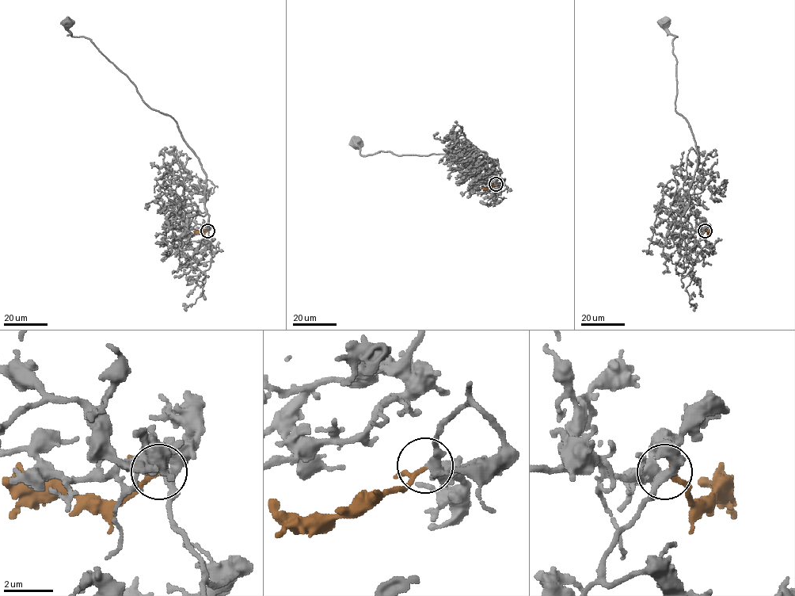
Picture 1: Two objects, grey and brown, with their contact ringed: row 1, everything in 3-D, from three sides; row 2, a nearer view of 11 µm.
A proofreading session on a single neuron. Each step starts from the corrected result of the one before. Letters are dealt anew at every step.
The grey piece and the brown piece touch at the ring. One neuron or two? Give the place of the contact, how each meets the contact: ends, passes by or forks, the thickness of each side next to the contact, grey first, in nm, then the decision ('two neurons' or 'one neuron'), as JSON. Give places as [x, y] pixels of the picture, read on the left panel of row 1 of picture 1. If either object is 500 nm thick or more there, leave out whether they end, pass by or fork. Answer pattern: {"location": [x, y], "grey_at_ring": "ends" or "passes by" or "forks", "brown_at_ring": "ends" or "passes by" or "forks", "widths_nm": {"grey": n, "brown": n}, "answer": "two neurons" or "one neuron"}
{"location": [207, 231], "grey_at_ring": "passes by", "brown_at_ring": "passes by", "widths_nm": {"grey": 360, "brown": 140}, "answer": "one neuron"}

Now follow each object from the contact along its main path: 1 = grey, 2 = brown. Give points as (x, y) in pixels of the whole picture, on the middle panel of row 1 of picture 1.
1: (496, 183), (501, 171), (496, 159), (495, 172), (484, 176), (448, 154), (362, 155), (355, 141)
2: (496, 184), (488, 189), (482, 187)

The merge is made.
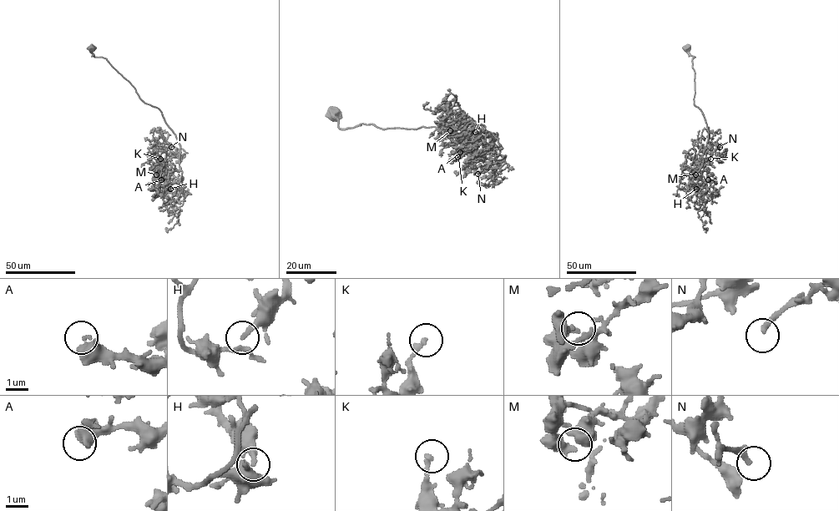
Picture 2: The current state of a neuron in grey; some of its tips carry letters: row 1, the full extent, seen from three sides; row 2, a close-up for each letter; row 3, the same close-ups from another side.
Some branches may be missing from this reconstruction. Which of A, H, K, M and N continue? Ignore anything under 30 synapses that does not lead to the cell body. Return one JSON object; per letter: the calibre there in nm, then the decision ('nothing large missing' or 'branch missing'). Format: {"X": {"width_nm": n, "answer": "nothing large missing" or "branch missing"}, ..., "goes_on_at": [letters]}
{"A": {"width_nm": 500, "answer": "nothing large missing"}, "H": {"width_nm": 140, "answer": "nothing large missing"}, "K": {"width_nm": 200, "answer": "nothing large missing"}, "M": {"width_nm": 440, "answer": "nothing large missing"}, "N": {"width_nm": 260, "answer": "branch missing"}, "goes_on_at": ["N"]}

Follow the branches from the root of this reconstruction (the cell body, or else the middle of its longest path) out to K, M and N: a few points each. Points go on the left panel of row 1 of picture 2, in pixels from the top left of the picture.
K: (91, 48), (94, 57), (104, 58), (129, 83), (141, 99), (161, 113), (179, 145), (179, 169), (160, 159)
M: (91, 48), (141, 99), (160, 110), (174, 134), (180, 170), (164, 167), (156, 174)
N: (91, 48), (94, 57), (104, 58), (129, 83), (141, 99), (160, 110), (179, 145), (179, 158), (171, 147)

